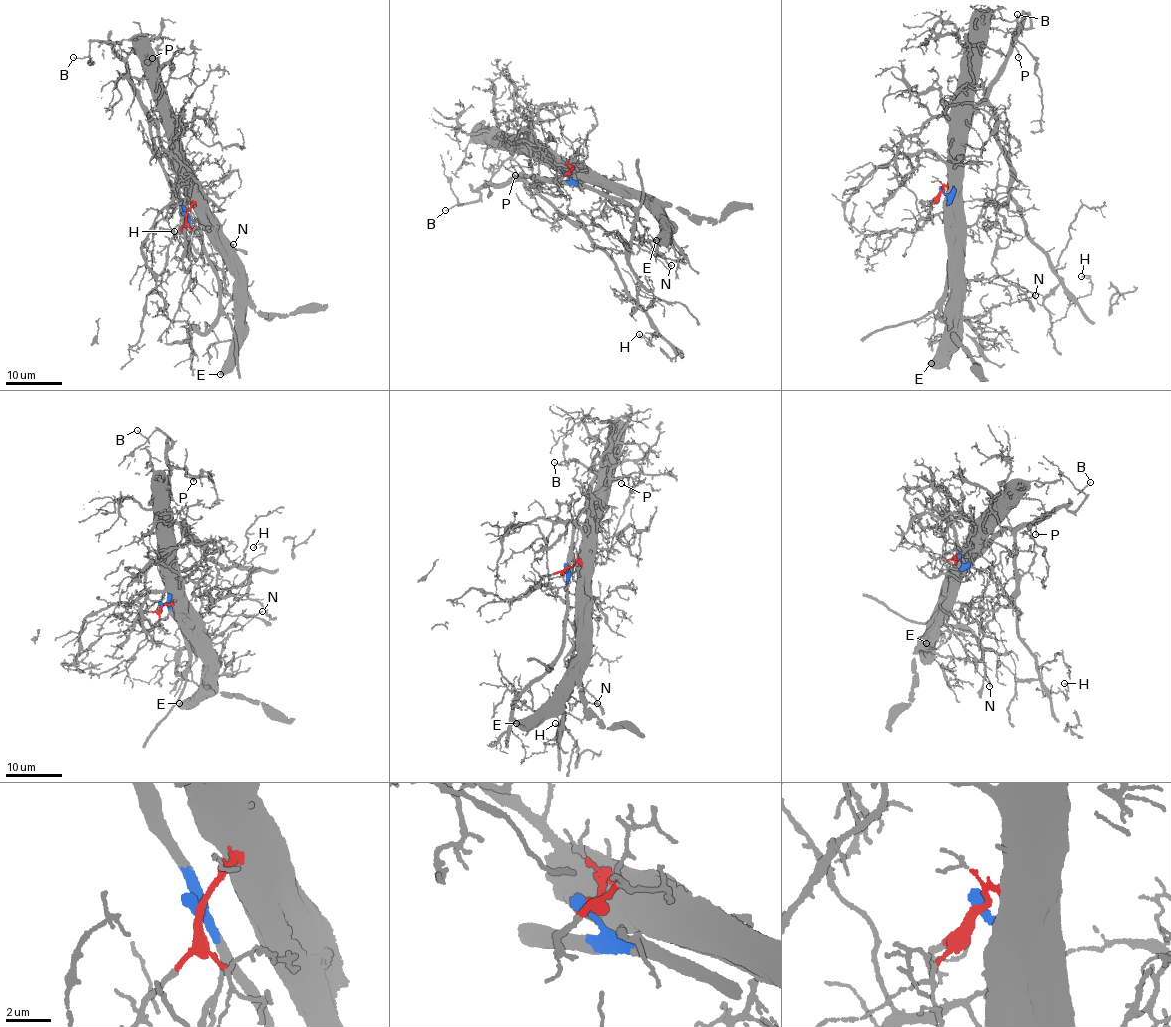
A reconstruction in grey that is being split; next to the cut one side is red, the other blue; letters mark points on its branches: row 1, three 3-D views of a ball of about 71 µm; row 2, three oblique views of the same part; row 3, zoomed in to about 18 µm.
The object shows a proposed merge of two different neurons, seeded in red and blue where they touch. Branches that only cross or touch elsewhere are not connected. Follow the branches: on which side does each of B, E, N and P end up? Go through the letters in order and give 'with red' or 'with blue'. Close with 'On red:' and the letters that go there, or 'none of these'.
B: with blue
E: with red
N: with red
P: with blue
On red: E, N

